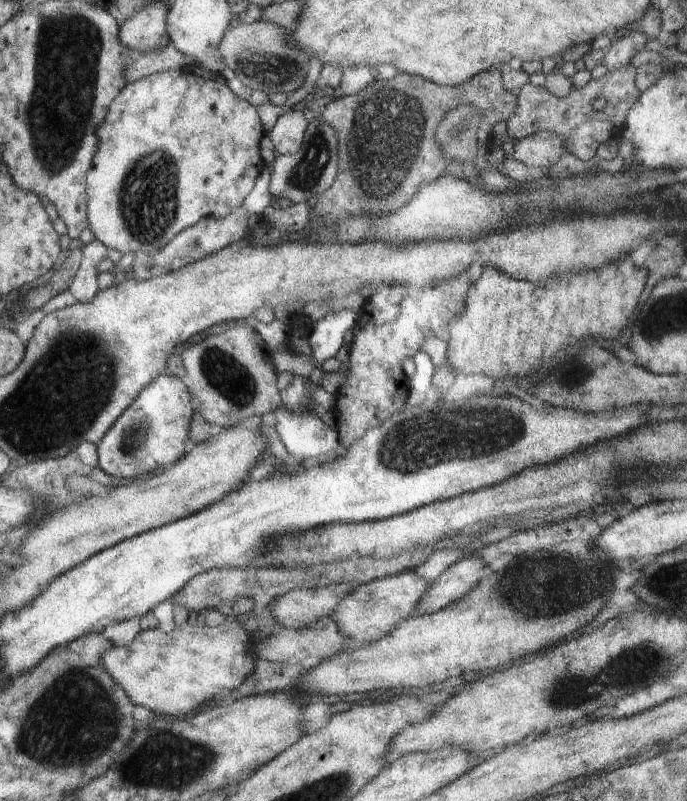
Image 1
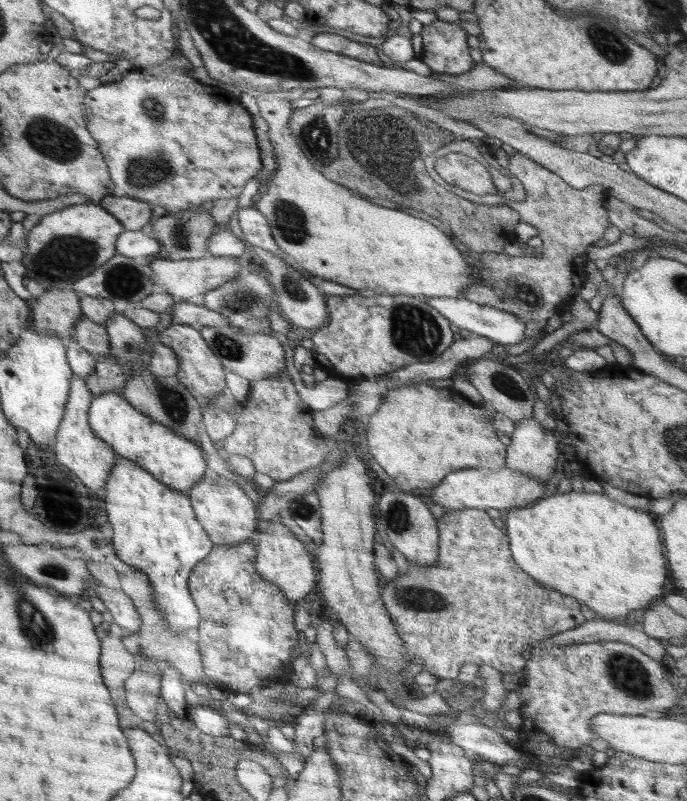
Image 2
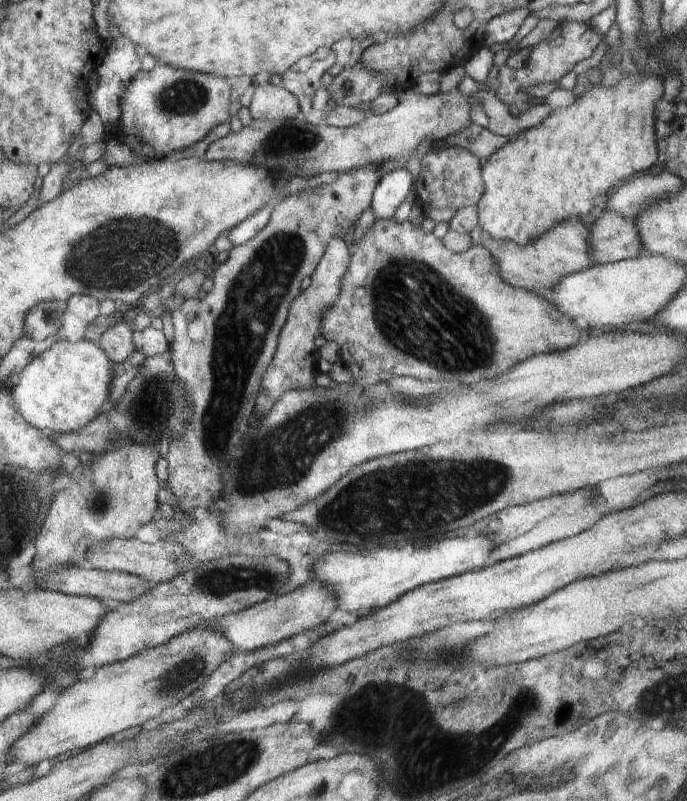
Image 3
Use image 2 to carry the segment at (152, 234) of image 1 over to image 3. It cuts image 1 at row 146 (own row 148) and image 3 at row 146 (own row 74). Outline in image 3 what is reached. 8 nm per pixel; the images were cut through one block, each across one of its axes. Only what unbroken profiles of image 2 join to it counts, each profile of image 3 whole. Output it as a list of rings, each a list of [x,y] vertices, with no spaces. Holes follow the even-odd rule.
[[[158,62],[150,71],[140,69],[121,94],[117,137],[130,148],[137,160],[158,161],[160,158],[170,156],[171,151],[184,150],[200,142],[211,128],[228,122],[231,91],[230,81],[224,77],[176,68],[170,63]]]

